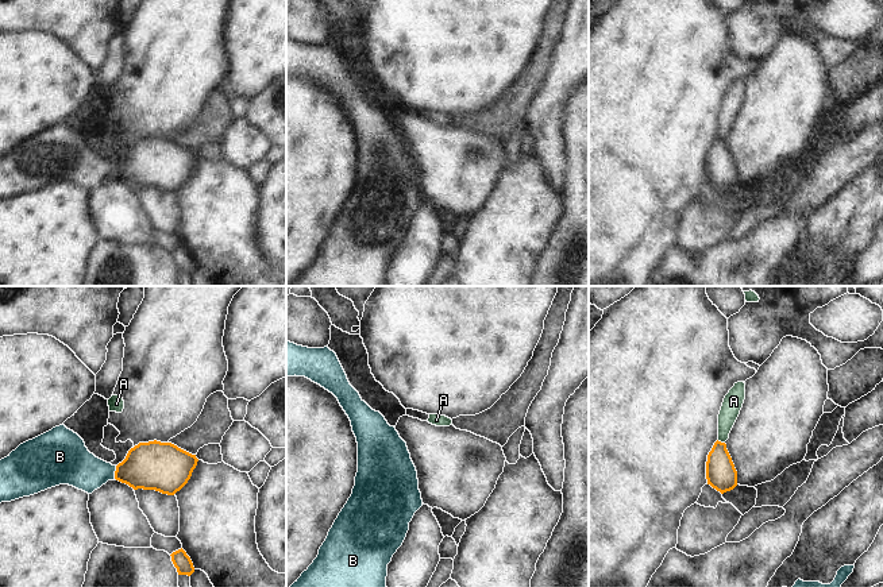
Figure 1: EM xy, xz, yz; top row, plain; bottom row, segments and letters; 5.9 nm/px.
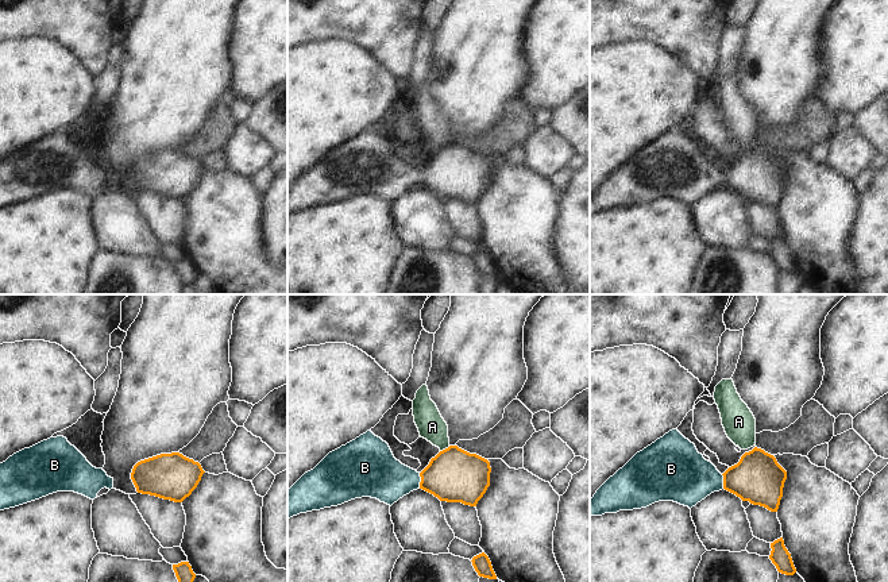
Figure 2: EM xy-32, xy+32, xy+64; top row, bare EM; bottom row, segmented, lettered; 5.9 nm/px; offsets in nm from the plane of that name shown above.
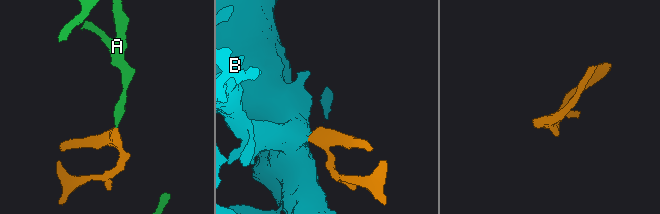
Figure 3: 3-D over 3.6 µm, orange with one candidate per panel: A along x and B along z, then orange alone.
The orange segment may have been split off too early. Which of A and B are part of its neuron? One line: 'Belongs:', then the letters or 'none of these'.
Belongs: B

